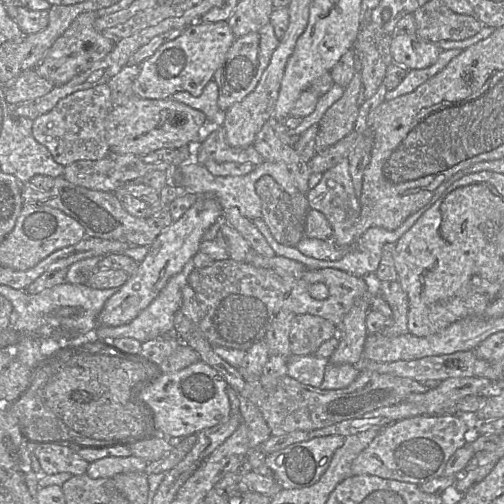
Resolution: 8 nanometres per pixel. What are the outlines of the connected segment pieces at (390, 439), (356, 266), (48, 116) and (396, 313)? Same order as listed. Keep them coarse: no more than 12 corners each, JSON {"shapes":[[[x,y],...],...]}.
{"shapes":[[[458,415],[381,429],[353,475],[416,485],[477,437]],[[439,199],[408,216],[394,230],[374,226],[335,268],[358,277],[376,272],[382,250],[399,238]],[[108,84],[77,91],[33,120],[63,166],[110,153]],[[399,281],[381,282],[392,324],[378,331],[386,337],[409,333],[409,300]]]}

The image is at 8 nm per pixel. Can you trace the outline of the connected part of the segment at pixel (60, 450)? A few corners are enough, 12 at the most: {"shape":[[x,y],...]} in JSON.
{"shape":[[71,446],[34,447],[44,472],[85,474],[90,463]]}

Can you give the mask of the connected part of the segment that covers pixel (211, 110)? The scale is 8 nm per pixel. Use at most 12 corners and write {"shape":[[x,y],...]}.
{"shape":[[217,83],[199,96],[179,91],[171,98],[203,112],[210,125],[222,125]]}

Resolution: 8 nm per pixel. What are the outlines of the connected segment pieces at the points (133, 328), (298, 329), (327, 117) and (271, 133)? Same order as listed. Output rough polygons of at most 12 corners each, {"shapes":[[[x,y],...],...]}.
{"shapes":[[[190,259],[135,319],[97,326],[99,338],[177,338],[174,317],[194,270]],[[311,314],[296,315],[291,354],[315,355],[338,327]],[[354,54],[353,78],[318,122],[316,153],[354,130],[362,85]],[[271,117],[253,146],[264,160],[282,162],[307,194],[311,171],[292,147],[284,121]]]}

